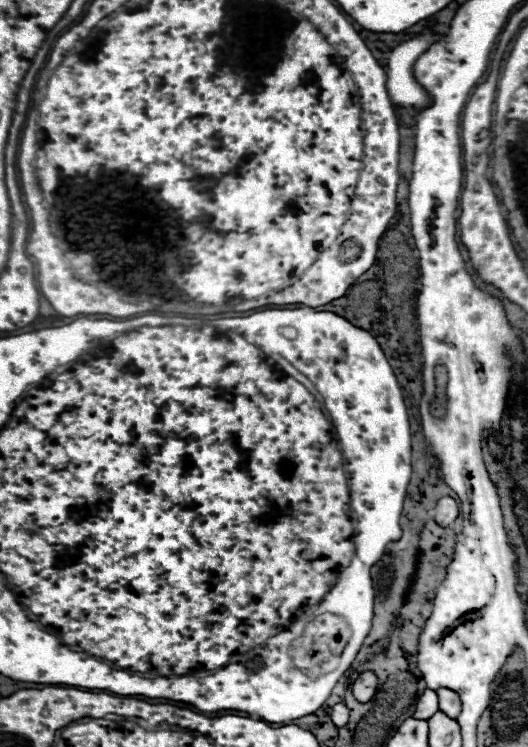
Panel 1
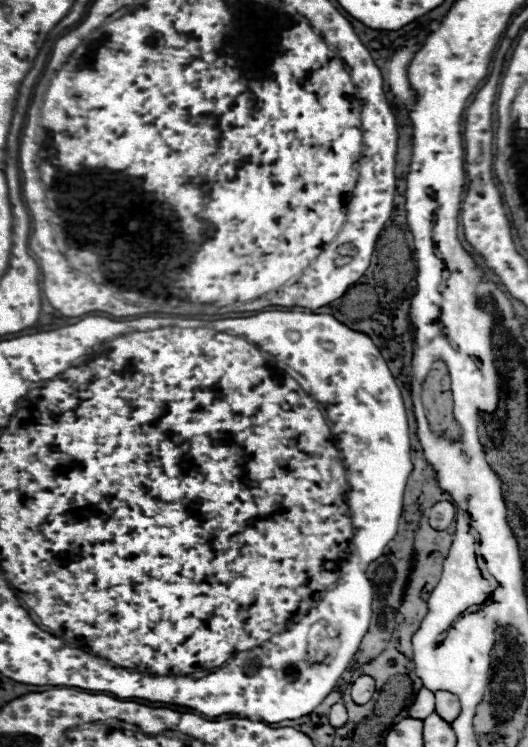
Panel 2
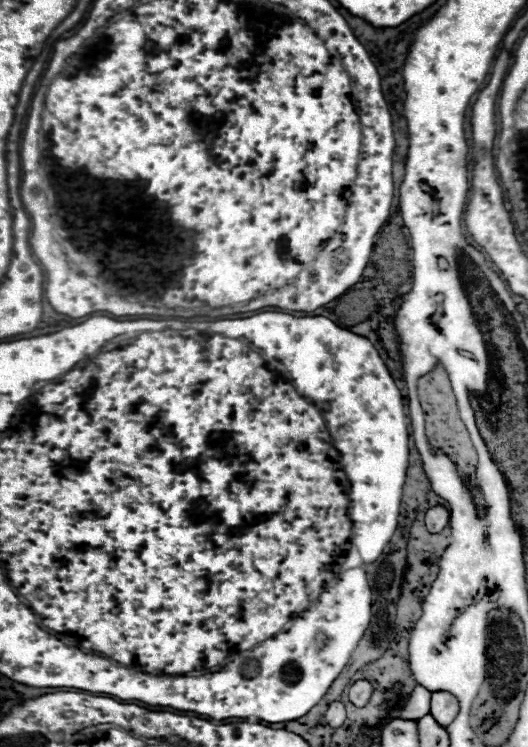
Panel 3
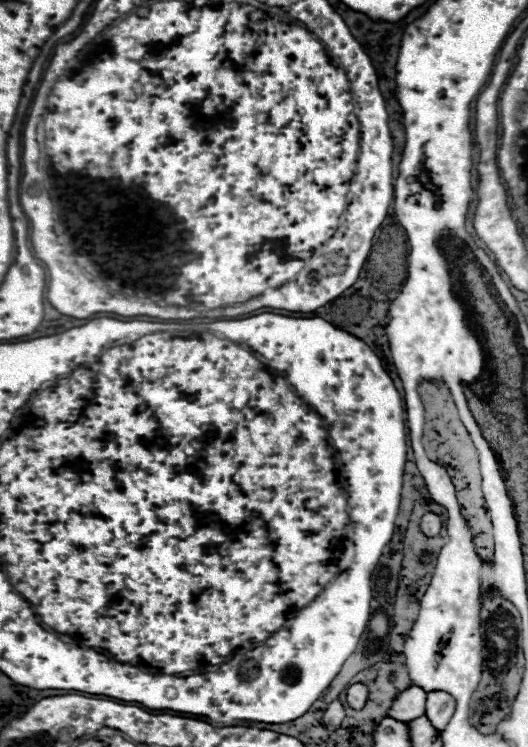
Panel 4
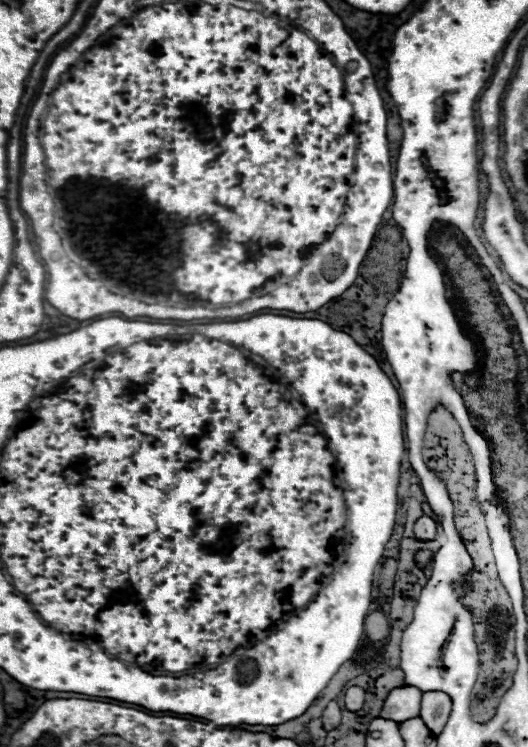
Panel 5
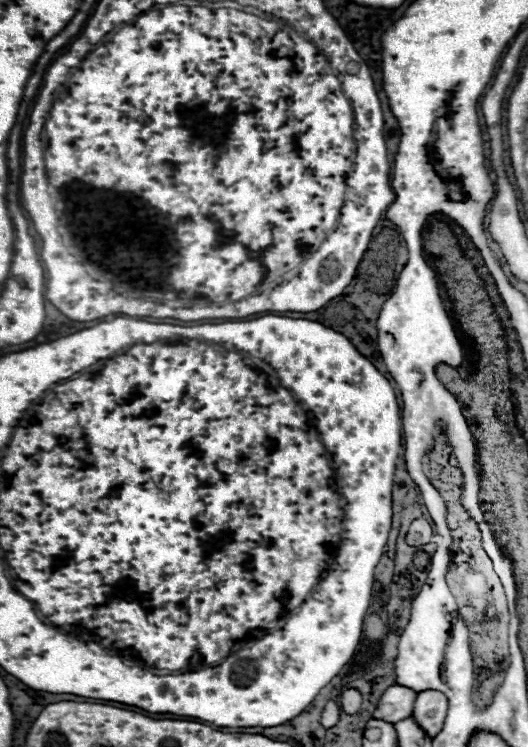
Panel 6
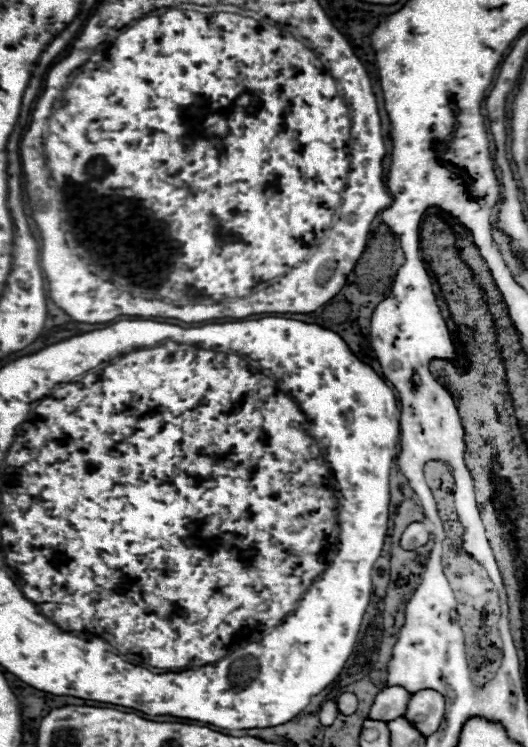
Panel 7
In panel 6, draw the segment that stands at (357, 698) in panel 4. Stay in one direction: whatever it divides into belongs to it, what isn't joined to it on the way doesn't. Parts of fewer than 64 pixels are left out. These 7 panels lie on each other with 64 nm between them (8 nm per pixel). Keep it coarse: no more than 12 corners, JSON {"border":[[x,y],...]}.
{"border":[[350,688],[342,694],[340,708],[346,714],[358,712],[362,694]]}

